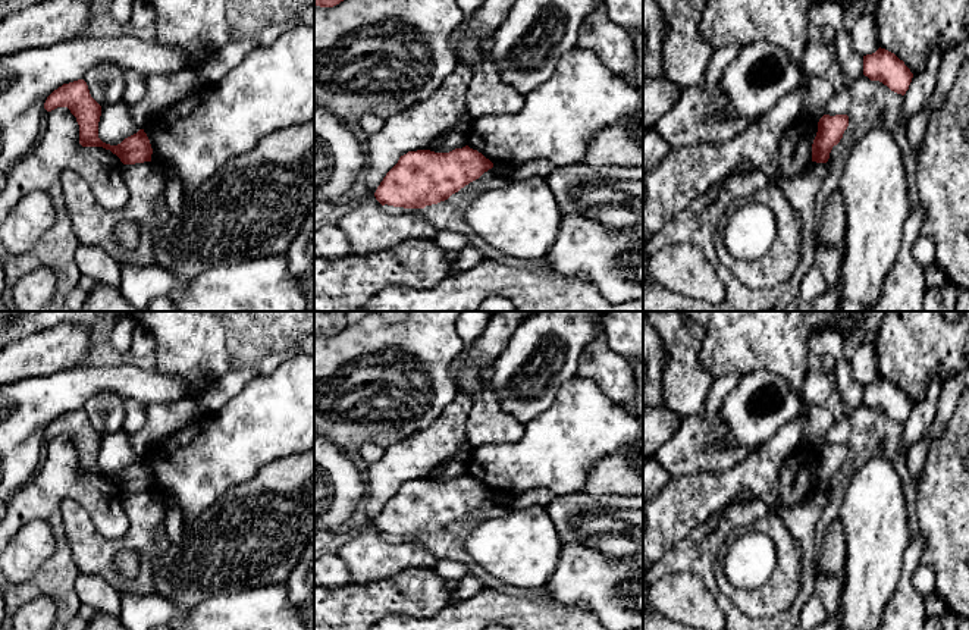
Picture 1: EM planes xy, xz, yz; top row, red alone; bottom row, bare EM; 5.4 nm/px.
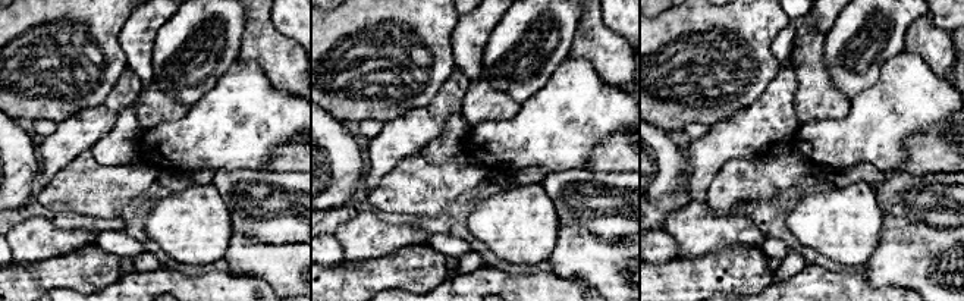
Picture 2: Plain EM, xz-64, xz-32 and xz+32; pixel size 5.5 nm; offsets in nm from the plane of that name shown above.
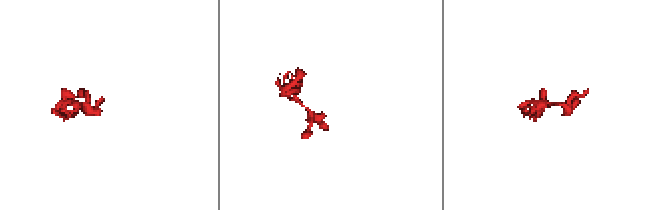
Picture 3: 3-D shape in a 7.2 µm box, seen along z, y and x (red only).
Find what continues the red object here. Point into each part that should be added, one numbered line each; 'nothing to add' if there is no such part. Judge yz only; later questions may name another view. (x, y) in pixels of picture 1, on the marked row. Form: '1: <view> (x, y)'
nothing to add

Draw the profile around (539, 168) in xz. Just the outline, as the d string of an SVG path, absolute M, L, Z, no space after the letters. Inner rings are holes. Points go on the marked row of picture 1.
M534 160L509 167L508 179L517 182L527 178L548 178L554 172L554 166L548 160Z

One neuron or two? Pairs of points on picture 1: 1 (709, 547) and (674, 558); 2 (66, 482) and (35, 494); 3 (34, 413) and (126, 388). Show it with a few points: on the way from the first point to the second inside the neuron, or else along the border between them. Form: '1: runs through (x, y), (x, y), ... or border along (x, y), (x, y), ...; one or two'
1: runs through (701, 548), (683, 555); one
2: runs through (59, 482), (53, 482), (43, 492); one
3: runs through (57, 394), (81, 382), (103, 382); one

